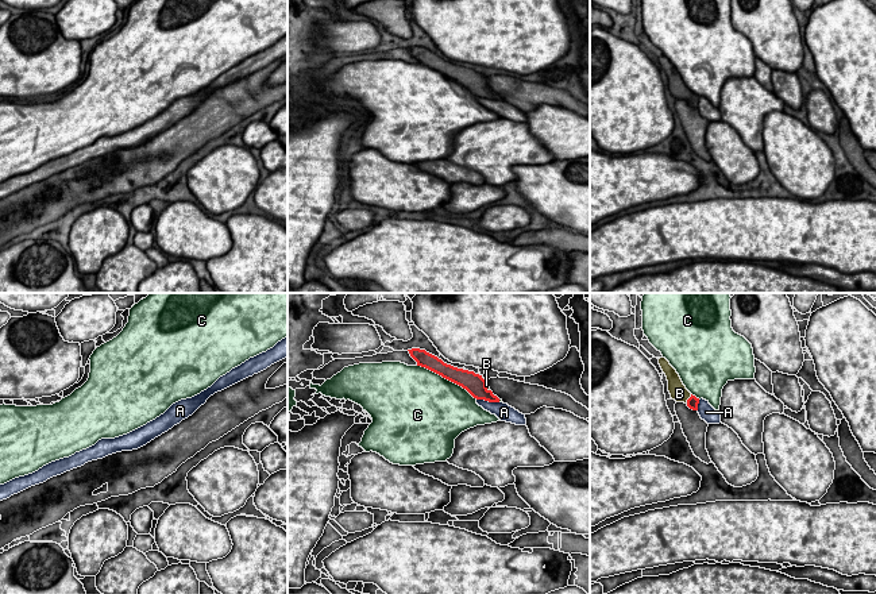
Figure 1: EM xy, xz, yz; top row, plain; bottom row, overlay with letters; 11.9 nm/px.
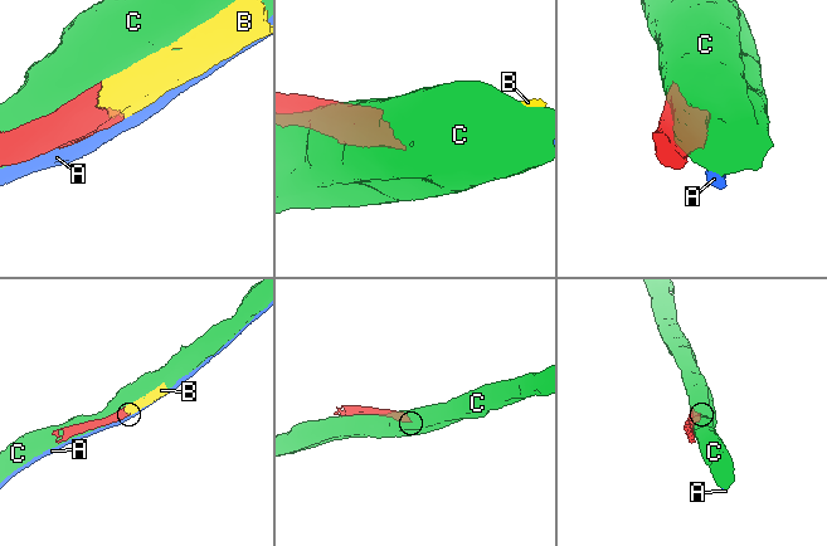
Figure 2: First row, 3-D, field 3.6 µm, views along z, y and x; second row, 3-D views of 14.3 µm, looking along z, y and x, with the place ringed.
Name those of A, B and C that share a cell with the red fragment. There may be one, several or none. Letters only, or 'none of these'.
B

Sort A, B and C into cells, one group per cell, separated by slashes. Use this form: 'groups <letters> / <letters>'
groups A / B / C

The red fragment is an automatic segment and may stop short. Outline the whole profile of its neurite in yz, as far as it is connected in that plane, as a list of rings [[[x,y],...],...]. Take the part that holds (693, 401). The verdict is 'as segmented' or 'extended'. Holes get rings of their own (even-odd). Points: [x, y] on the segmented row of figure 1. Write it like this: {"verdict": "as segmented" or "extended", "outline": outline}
{"verdict": "extended", "outline": [[[665,358],[659,359],[659,364],[668,381],[668,392],[671,398],[676,402],[684,402],[690,409],[698,410],[699,398],[692,396],[683,385],[676,370],[669,364]]]}

